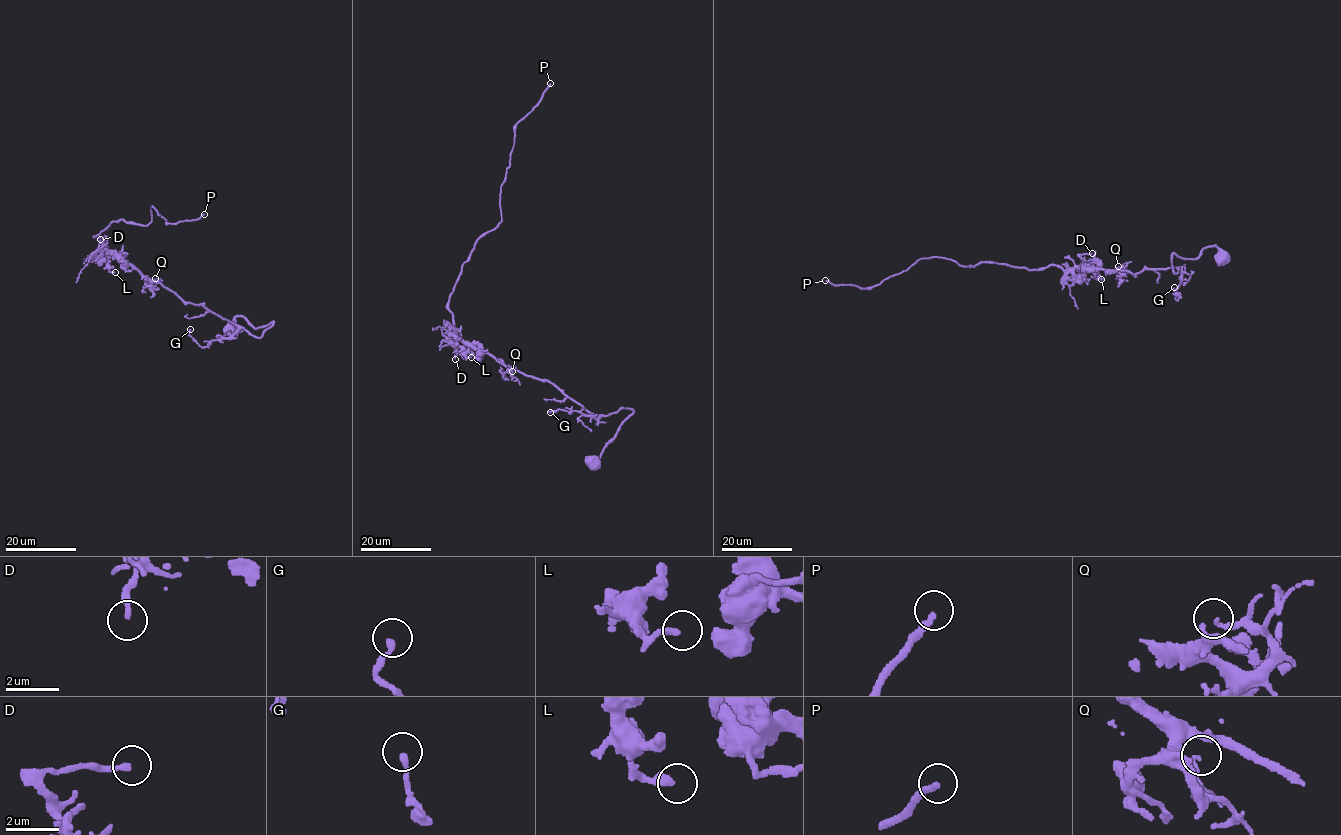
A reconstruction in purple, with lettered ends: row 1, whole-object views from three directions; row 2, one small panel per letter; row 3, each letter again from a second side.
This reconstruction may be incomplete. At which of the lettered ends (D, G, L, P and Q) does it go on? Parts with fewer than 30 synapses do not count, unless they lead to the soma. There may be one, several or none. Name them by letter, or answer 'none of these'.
P

